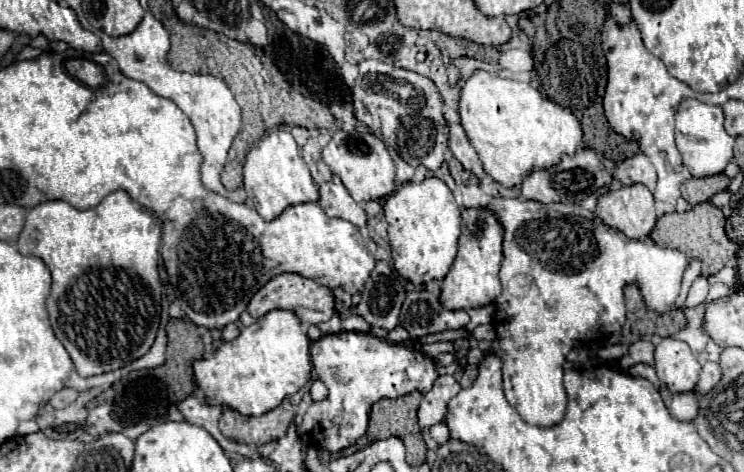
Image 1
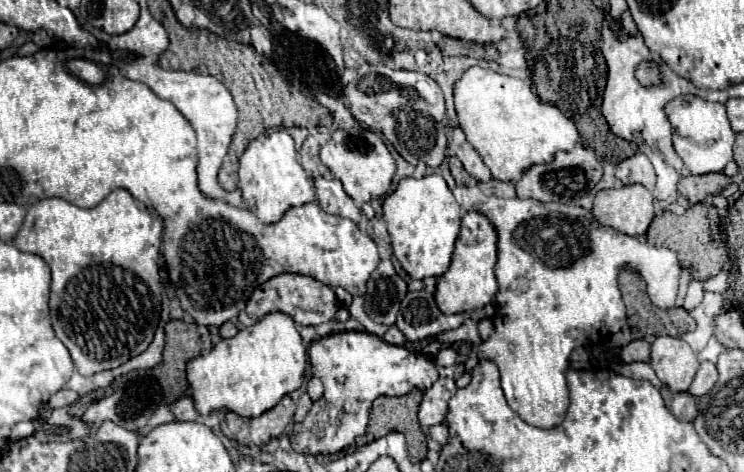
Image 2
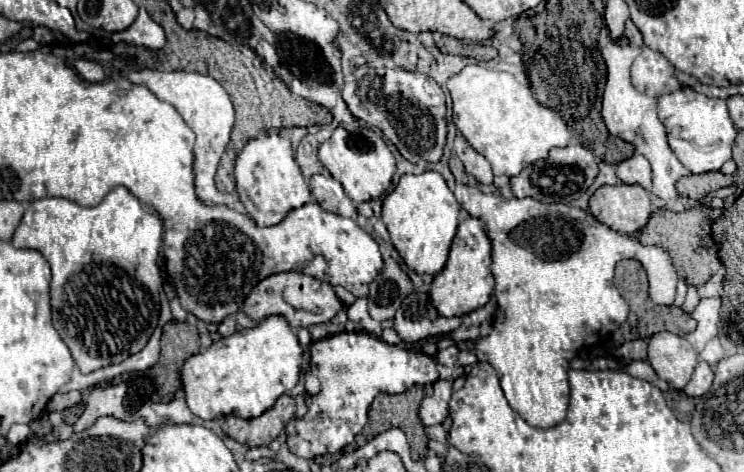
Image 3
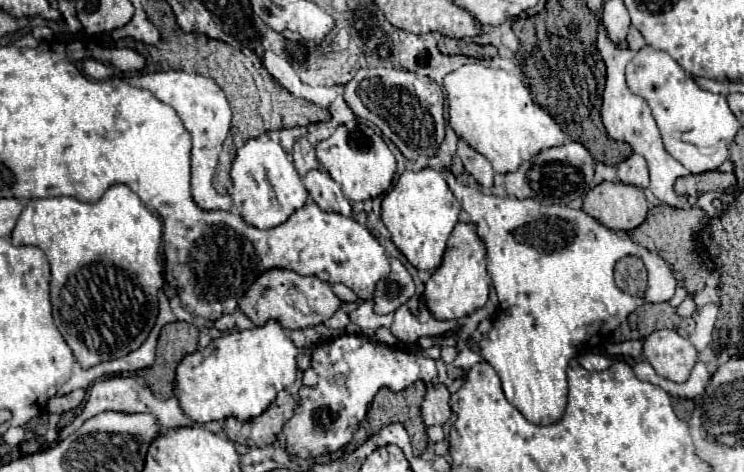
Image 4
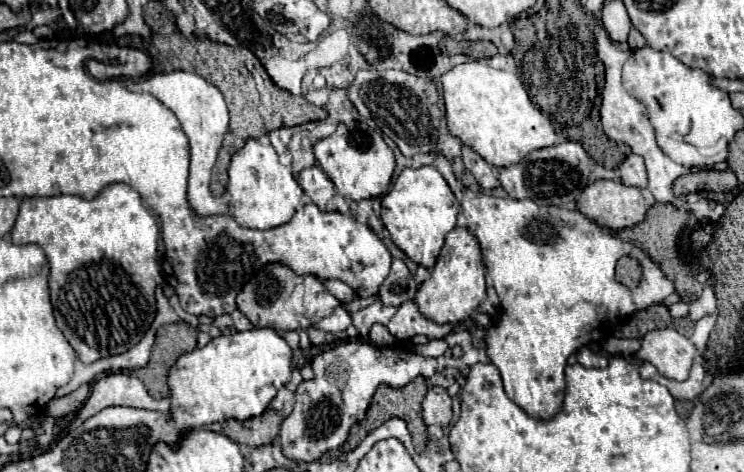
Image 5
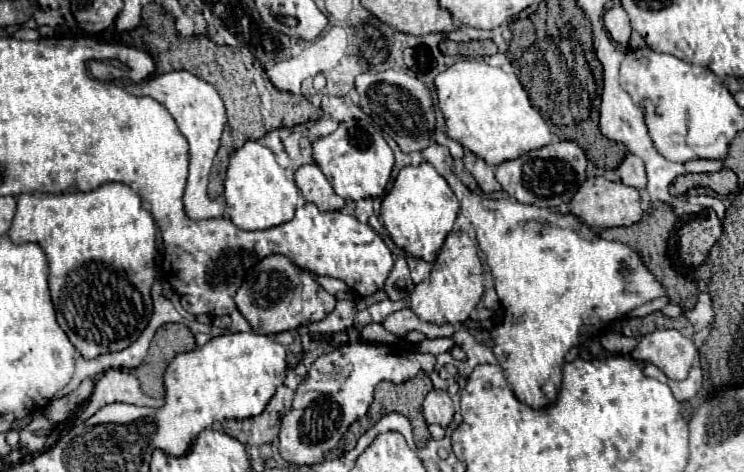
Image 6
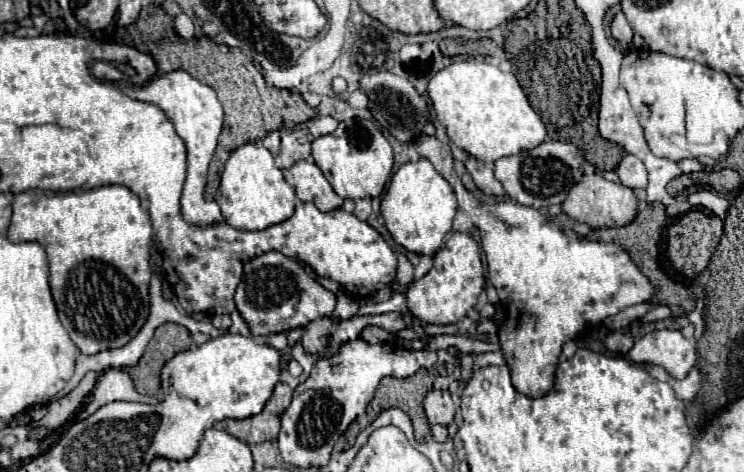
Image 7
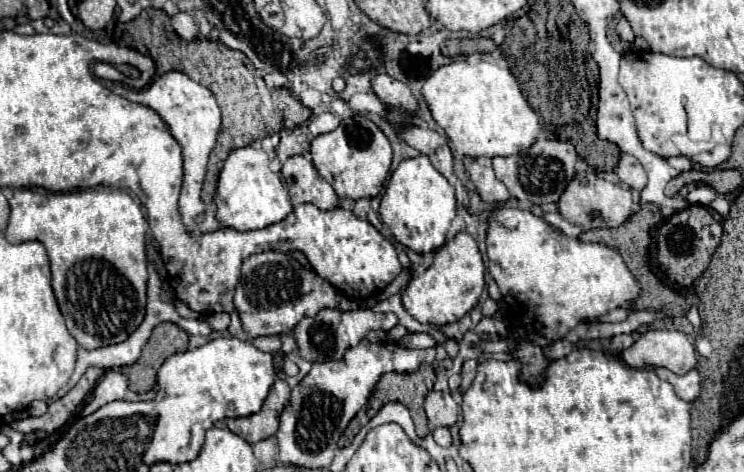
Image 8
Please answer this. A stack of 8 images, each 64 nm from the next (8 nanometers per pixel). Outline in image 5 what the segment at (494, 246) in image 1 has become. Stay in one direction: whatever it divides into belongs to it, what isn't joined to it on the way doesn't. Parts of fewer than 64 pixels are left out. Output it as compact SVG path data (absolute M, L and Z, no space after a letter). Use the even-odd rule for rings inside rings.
M454 228L446 236L446 244L438 256L438 262L432 268L432 274L414 296L414 304L422 310L424 318L430 318L438 324L456 324L466 320L486 298L486 282L484 282L484 266L478 240L468 228Z

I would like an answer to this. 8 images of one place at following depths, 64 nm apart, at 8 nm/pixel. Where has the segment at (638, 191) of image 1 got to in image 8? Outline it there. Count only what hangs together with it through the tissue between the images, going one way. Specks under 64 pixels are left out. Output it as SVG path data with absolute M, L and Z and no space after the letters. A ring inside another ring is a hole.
M594 170L576 172L576 176L570 180L570 186L562 192L562 198L556 202L558 212L570 222L582 226L582 230L592 228L608 228L608 226L620 226L632 212L632 194L628 186L612 184L596 176Z

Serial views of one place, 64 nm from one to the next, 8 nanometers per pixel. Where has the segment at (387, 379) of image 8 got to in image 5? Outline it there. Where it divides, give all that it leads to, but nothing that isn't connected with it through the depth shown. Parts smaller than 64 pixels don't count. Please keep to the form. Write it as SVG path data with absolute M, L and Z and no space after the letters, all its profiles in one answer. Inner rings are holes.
M418 376L418 378L414 378L410 384L406 384L406 386L402 386L402 388L398 388L398 390L394 390L394 388L390 388L390 386L386 386L386 384L382 384L378 390L376 390L376 396L372 398L372 404L370 404L368 411L366 412L366 417L361 420L360 422L357 422L352 428L351 432L349 434L349 437L347 439L347 443L350 444L350 449L353 450L358 446L360 443L360 439L358 437L365 437L360 436L359 429L361 429L361 426L363 424L361 423L368 423L368 428L372 428L372 430L378 428L378 422L382 424L386 418L390 418L390 416L398 416L398 418L402 418L402 420L406 420L408 422L408 428L410 428L410 434L412 434L412 440L414 440L414 446L416 446L416 450L418 452L422 452L424 448L426 448L426 442L428 442L428 434L426 434L426 424L424 424L424 420L422 420L422 398L426 396L427 393L427 383L422 376Z

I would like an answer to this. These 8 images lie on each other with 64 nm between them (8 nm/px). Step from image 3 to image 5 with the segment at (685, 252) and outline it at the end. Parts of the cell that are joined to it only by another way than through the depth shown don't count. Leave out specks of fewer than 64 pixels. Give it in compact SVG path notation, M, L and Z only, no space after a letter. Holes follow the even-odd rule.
M656 202L654 206L648 208L646 220L642 220L638 226L618 230L616 236L622 238L624 242L632 242L634 246L638 244L638 248L642 248L642 250L652 258L652 262L658 262L658 264L662 266L662 272L666 274L666 278L672 278L674 288L676 288L676 292L680 294L680 300L682 300L682 302L694 302L694 300L700 296L700 292L702 292L702 284L698 282L696 274L692 274L692 268L686 266L686 264L680 260L678 248L676 248L678 234L680 234L682 228L686 226L686 220L688 220L688 212L682 212L682 210L674 208L672 204L660 204L660 202Z

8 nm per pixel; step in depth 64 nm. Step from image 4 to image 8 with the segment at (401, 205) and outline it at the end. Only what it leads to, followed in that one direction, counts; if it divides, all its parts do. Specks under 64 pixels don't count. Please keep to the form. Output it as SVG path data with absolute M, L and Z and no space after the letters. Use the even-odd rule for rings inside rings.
M420 154L416 158L402 160L392 172L386 192L380 200L380 216L394 234L394 238L414 252L426 254L438 250L456 216L456 196L450 182L432 166L432 162Z

